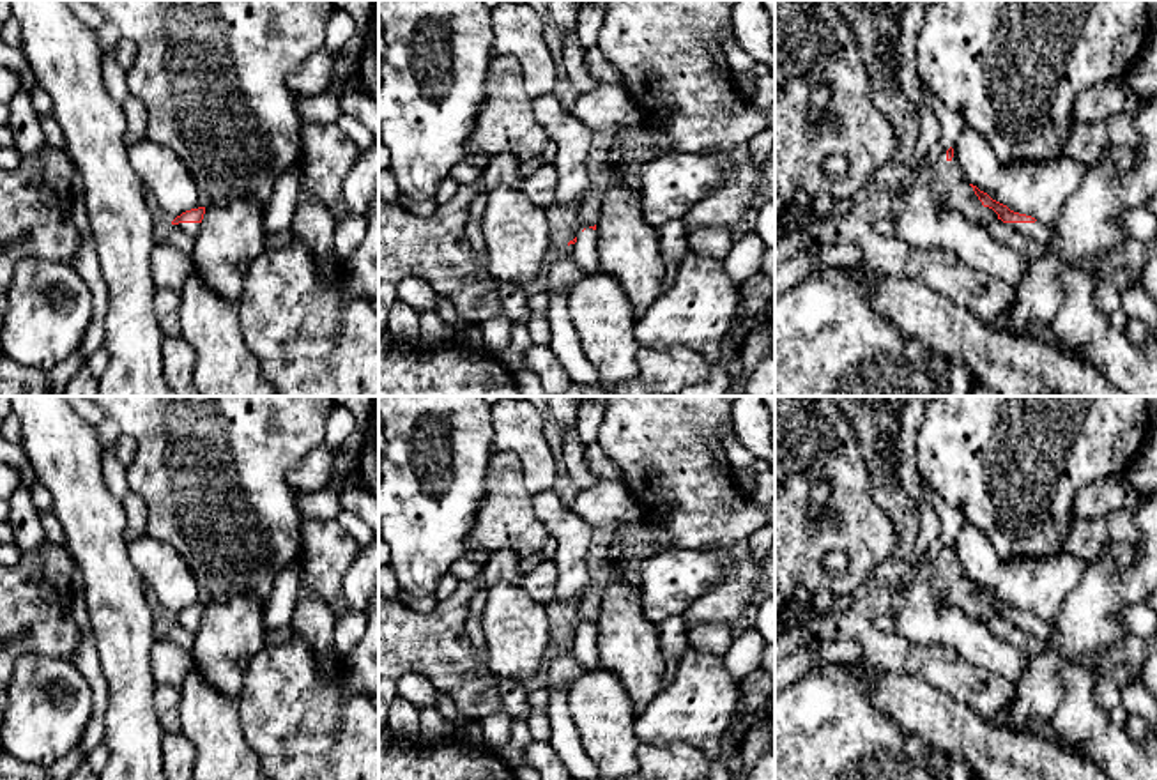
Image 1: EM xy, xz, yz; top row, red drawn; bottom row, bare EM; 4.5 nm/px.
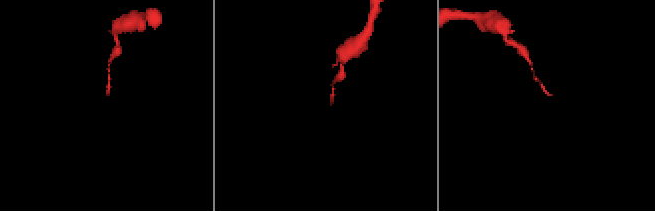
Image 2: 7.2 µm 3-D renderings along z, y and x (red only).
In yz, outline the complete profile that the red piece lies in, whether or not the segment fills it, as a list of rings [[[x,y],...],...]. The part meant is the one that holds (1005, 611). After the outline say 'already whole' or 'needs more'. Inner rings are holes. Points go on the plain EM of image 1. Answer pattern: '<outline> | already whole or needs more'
[[[969,580],[984,603],[992,605],[998,616],[1008,619],[1014,626],[1026,631],[1031,644],[1044,644],[1054,635],[1054,624],[1038,619],[1035,614],[1010,607],[1007,601],[992,596],[987,589]]] | needs more

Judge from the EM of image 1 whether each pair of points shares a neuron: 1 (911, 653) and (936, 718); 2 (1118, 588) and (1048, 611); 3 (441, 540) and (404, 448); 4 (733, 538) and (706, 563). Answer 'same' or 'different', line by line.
1: different
2: different
3: same
4: different

